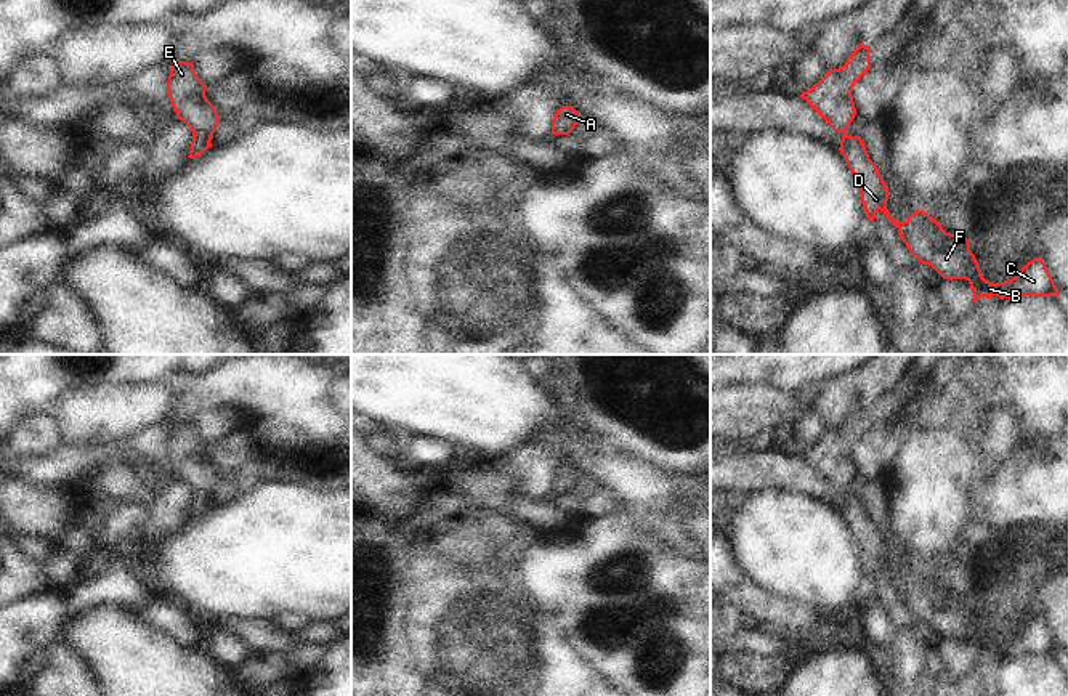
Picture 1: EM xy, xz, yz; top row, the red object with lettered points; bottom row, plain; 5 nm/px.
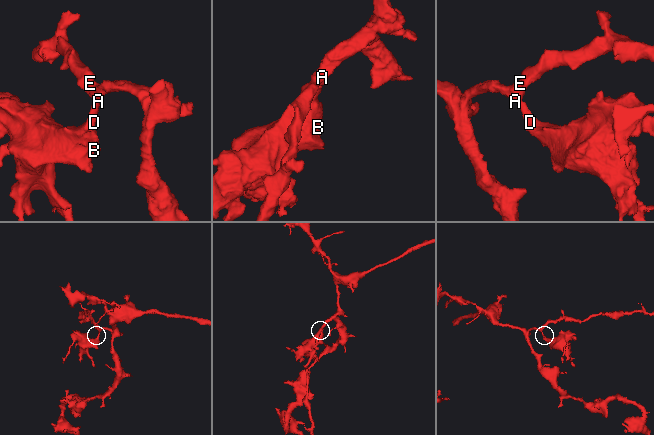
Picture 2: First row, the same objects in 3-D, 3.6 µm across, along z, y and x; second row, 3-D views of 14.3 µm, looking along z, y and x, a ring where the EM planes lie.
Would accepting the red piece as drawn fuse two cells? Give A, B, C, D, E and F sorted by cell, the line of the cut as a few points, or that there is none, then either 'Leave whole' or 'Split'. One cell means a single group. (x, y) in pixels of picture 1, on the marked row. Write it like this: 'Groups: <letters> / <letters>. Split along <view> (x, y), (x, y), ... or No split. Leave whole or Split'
Groups: A B C D E F. No split. Leave whole

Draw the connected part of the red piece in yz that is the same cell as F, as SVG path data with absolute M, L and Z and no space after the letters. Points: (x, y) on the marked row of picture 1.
M860 43L842 67L827 71L818 83L800 95L834 132L843 135L839 151L856 178L866 218L872 221L880 210L888 223L898 228L901 241L919 263L932 266L943 279L965 279L973 301L993 295L1001 300L1015 295L1058 297L1058 289L1041 257L1028 261L1010 281L994 284L983 277L967 237L946 233L924 210L914 210L906 221L890 215L887 183L869 159L863 140L847 132L856 115L852 91L871 67L869 53L871 47Z

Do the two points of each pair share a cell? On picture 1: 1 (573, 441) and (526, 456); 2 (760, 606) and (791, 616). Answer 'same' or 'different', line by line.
1: different
2: same

